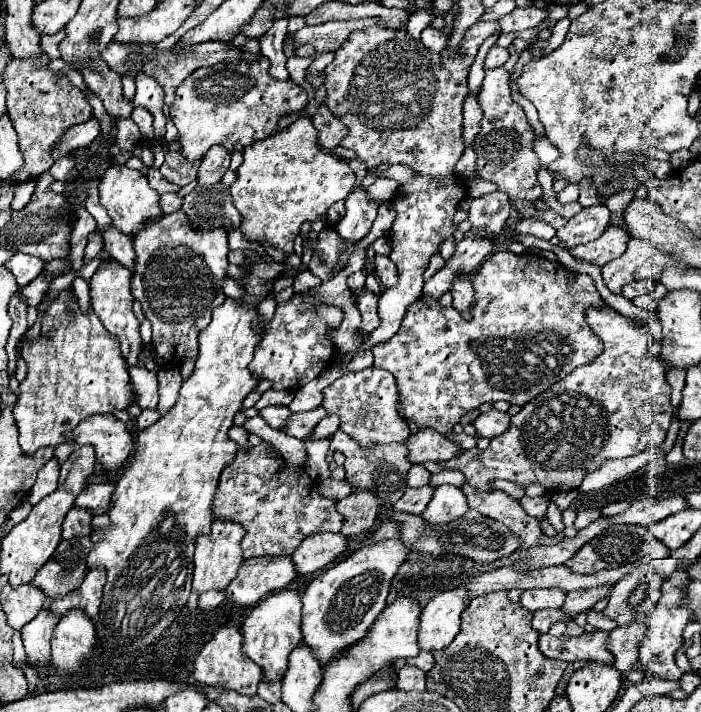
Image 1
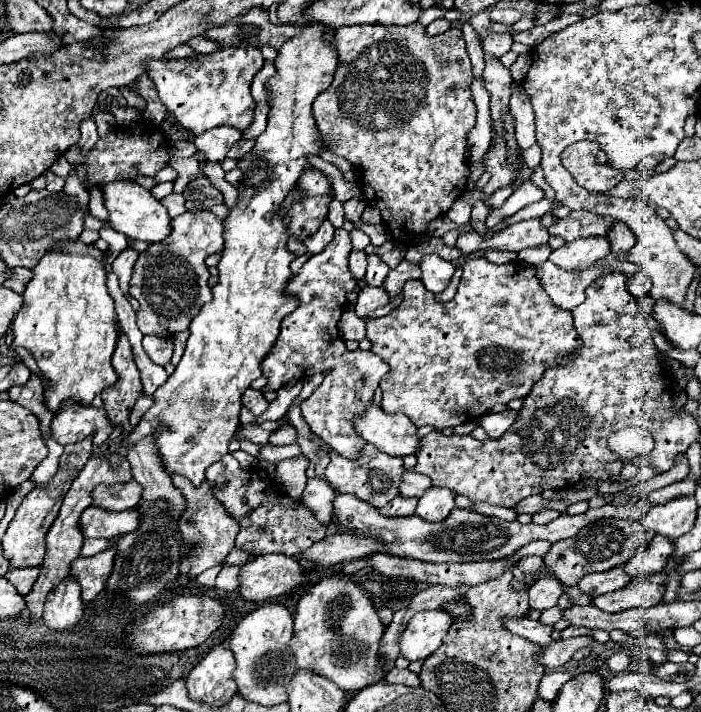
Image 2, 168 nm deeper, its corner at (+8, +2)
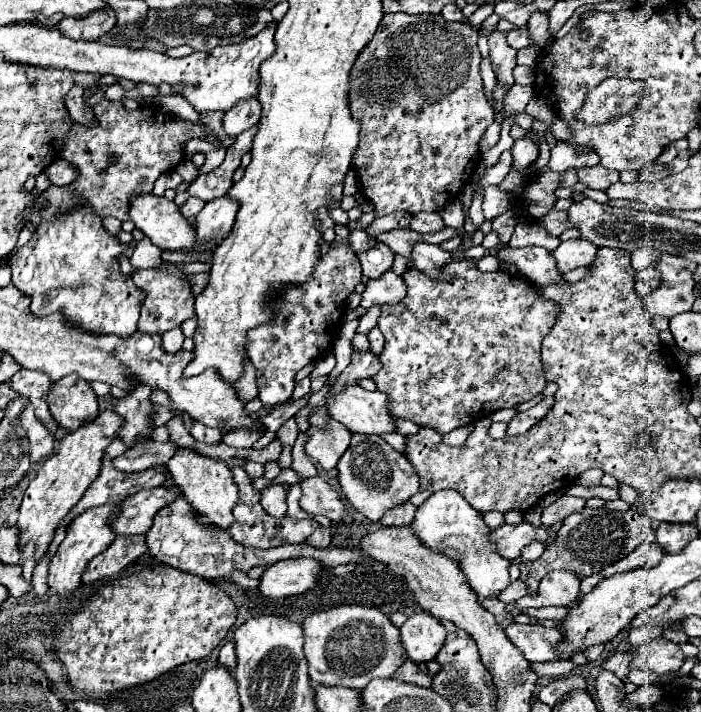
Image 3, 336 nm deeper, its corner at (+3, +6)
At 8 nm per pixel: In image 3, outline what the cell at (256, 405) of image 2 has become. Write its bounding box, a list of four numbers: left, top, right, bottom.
[235,363,257,403]

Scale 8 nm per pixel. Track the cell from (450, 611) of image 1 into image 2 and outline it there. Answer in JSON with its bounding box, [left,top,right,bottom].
[398,611,452,661]

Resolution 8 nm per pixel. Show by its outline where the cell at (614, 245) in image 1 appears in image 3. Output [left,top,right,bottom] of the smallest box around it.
[551,239,599,273]

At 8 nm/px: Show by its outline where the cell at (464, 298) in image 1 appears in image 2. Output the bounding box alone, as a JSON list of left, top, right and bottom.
[420,253,454,293]

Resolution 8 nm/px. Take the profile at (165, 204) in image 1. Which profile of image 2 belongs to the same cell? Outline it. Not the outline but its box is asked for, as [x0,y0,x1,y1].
[162,193,186,219]

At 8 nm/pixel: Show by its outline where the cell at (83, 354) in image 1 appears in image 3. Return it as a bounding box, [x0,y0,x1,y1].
[9,209,145,339]

